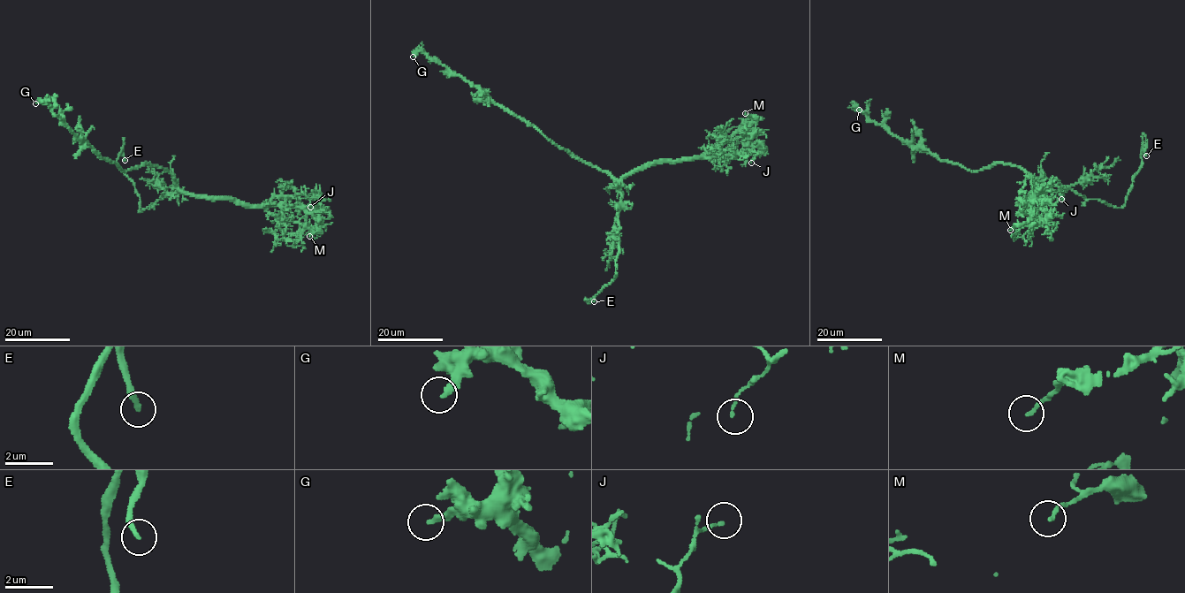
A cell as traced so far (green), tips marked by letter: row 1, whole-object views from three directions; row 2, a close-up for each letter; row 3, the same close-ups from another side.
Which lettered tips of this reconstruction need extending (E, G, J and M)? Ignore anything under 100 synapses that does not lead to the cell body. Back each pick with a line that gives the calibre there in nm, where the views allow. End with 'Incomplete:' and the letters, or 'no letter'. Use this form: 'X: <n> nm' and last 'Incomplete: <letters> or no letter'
E: 200 nm
Incomplete: E

